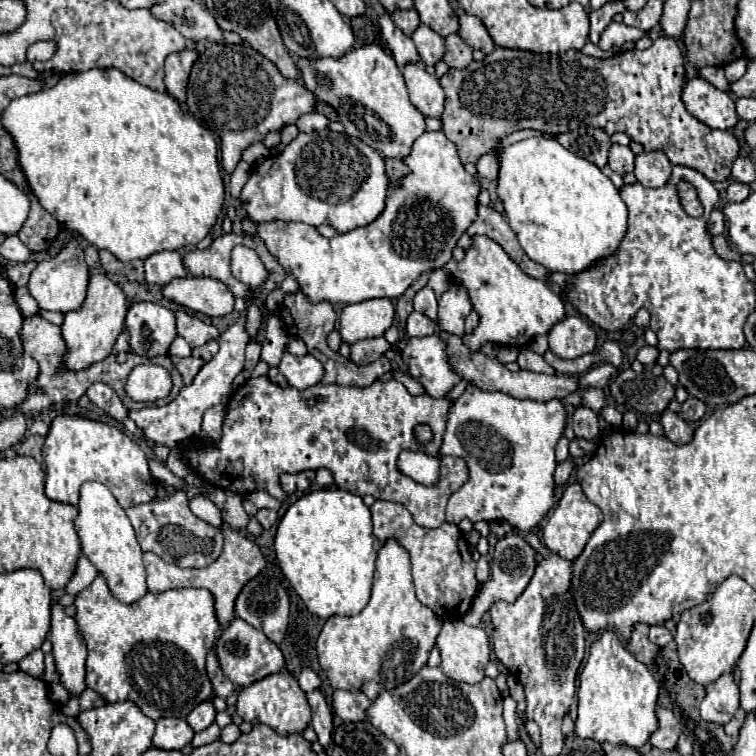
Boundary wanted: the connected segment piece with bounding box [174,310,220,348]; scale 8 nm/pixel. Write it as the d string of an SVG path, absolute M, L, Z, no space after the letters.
M176 310L174 316L176 316L178 336L182 336L192 348L202 346L210 340L216 340L220 336L212 324L204 324L200 318L188 316L184 310Z

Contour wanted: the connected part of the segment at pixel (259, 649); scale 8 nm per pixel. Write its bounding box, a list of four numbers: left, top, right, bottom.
[216,618,284,686]

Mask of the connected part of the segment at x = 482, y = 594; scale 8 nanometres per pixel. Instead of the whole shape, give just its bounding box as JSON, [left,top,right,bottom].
[462,532,538,626]

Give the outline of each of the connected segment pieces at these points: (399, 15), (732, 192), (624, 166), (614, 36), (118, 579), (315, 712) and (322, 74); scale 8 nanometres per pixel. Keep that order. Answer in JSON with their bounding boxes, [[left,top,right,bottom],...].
[[390,8,420,36],[726,182,750,202],[608,144,634,176],[598,22,644,50],[74,482,146,604],[308,690,332,750],[296,44,426,160]]

